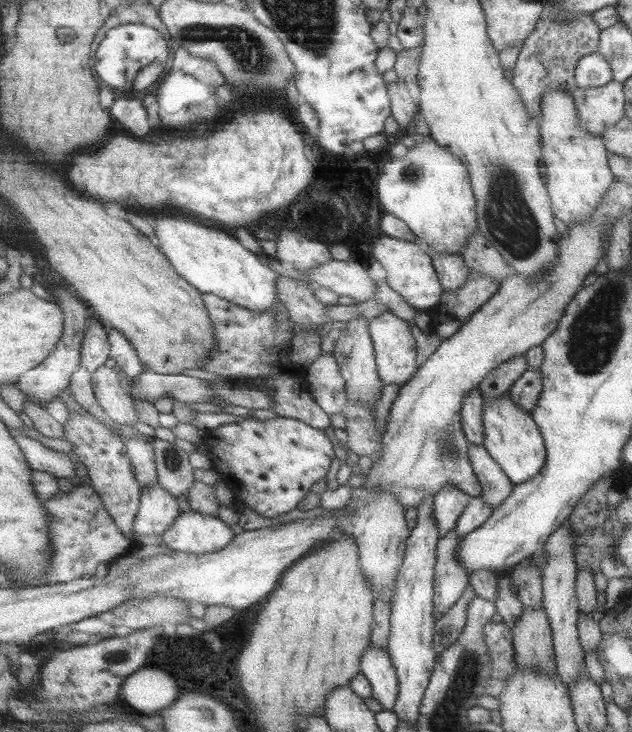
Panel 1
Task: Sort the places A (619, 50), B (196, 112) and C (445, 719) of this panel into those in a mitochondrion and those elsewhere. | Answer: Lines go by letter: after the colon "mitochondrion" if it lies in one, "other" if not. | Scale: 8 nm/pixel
A: mitochondrion
B: mitochondrion
C: mitochondrion

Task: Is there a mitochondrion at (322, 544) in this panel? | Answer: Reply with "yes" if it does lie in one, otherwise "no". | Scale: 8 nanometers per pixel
no

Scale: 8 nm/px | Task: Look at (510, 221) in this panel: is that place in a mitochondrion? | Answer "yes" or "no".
yes

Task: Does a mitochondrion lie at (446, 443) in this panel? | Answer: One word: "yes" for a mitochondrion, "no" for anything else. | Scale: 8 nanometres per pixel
yes

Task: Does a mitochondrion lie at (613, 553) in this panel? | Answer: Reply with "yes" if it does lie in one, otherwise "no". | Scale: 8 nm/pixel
no

